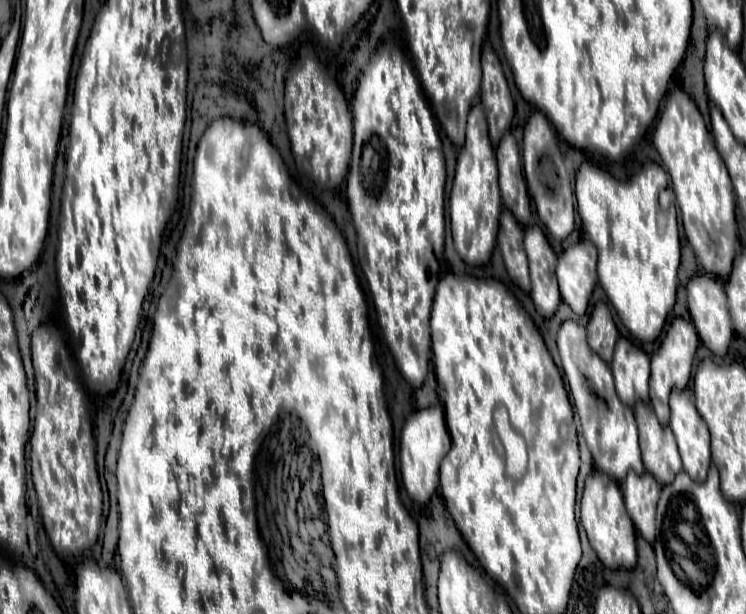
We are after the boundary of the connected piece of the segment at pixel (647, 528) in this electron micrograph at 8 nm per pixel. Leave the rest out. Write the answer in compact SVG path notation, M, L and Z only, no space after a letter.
M628 474L624 484L622 484L622 494L624 494L624 504L626 510L638 530L638 534L654 544L656 540L656 502L660 494L660 486L650 474Z

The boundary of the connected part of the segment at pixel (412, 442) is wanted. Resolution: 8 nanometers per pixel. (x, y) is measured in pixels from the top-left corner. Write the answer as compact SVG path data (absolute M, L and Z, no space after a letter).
M440 406L416 410L404 424L400 436L400 474L408 496L418 504L428 504L438 486L438 468L446 450L450 450L450 434L446 434L446 424L440 414Z

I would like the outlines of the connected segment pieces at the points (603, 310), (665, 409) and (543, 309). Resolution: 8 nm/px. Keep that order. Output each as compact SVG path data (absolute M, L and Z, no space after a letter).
M604 302L596 304L596 308L590 316L590 322L586 326L586 332L588 332L590 350L594 354L598 354L606 364L610 364L614 344L618 340L618 330L616 330L612 314Z
M676 318L668 332L666 332L666 338L662 342L662 346L654 352L652 356L652 374L650 374L650 404L652 404L652 410L656 412L658 420L662 426L668 424L668 416L670 416L670 406L668 406L668 398L670 398L670 392L676 388L676 390L684 390L688 380L690 380L690 370L692 370L692 362L694 362L694 354L700 346L700 340L698 340L698 334L692 326L690 320L684 320L684 318Z
M528 226L524 230L524 248L530 266L534 308L540 316L552 318L562 302L556 282L556 254L540 226Z

